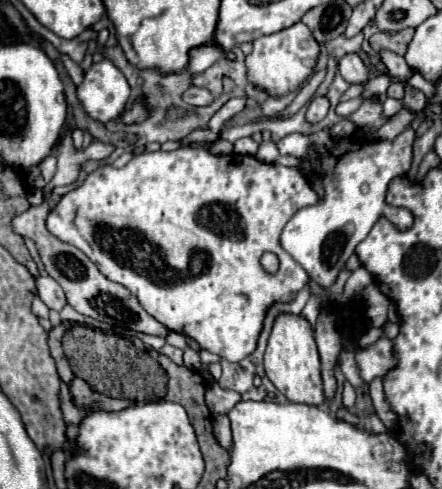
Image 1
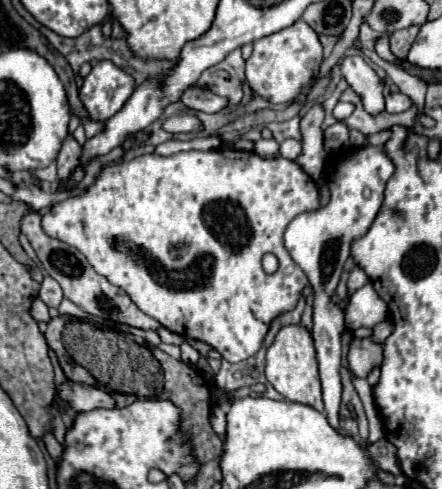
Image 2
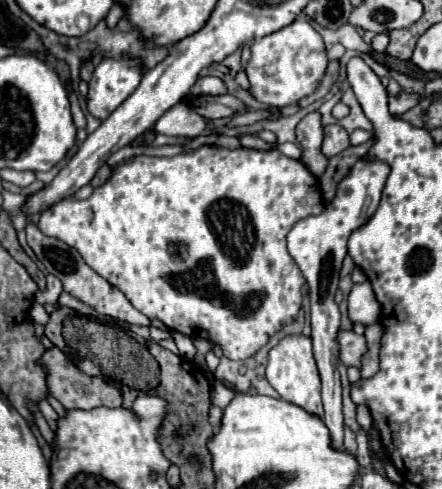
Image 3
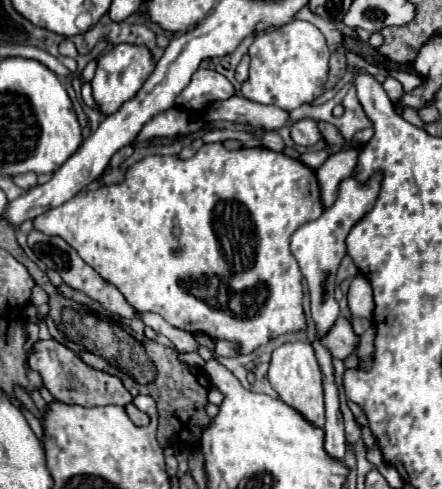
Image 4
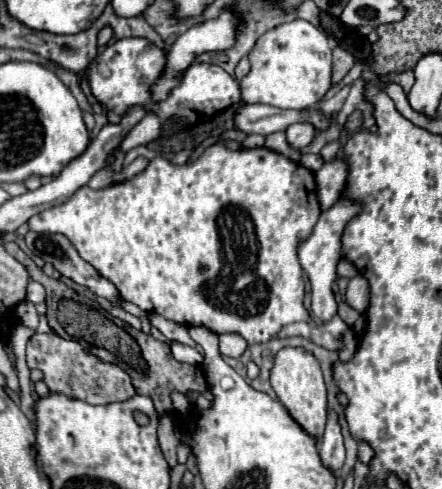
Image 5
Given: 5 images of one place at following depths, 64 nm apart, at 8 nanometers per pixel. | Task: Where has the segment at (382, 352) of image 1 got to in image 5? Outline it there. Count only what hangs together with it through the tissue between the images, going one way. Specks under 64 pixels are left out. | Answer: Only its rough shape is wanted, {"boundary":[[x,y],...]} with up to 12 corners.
{"boundary":[[154,158],[36,214],[144,312],[248,344],[314,324],[310,170]]}

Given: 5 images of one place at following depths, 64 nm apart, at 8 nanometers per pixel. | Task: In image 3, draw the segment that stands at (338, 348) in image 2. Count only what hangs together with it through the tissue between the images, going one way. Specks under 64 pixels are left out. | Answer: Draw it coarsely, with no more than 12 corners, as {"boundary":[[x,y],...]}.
{"boundary":[[358,160],[288,252],[310,288],[314,358],[330,446],[342,450],[340,310],[348,236],[378,208],[390,174]]}

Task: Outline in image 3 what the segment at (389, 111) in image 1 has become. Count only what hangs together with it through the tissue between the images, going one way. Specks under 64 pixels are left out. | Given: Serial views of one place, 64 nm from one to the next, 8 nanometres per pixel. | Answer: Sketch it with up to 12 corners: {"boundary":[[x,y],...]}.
{"boundary":[[418,94],[392,96],[390,112],[402,116],[422,98]]}

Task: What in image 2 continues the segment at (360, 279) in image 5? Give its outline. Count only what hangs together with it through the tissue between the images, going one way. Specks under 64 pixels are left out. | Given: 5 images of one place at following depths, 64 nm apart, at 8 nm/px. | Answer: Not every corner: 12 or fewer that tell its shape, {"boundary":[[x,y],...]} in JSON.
{"boundary":[[368,282],[350,296],[346,326],[374,328],[386,302]]}

